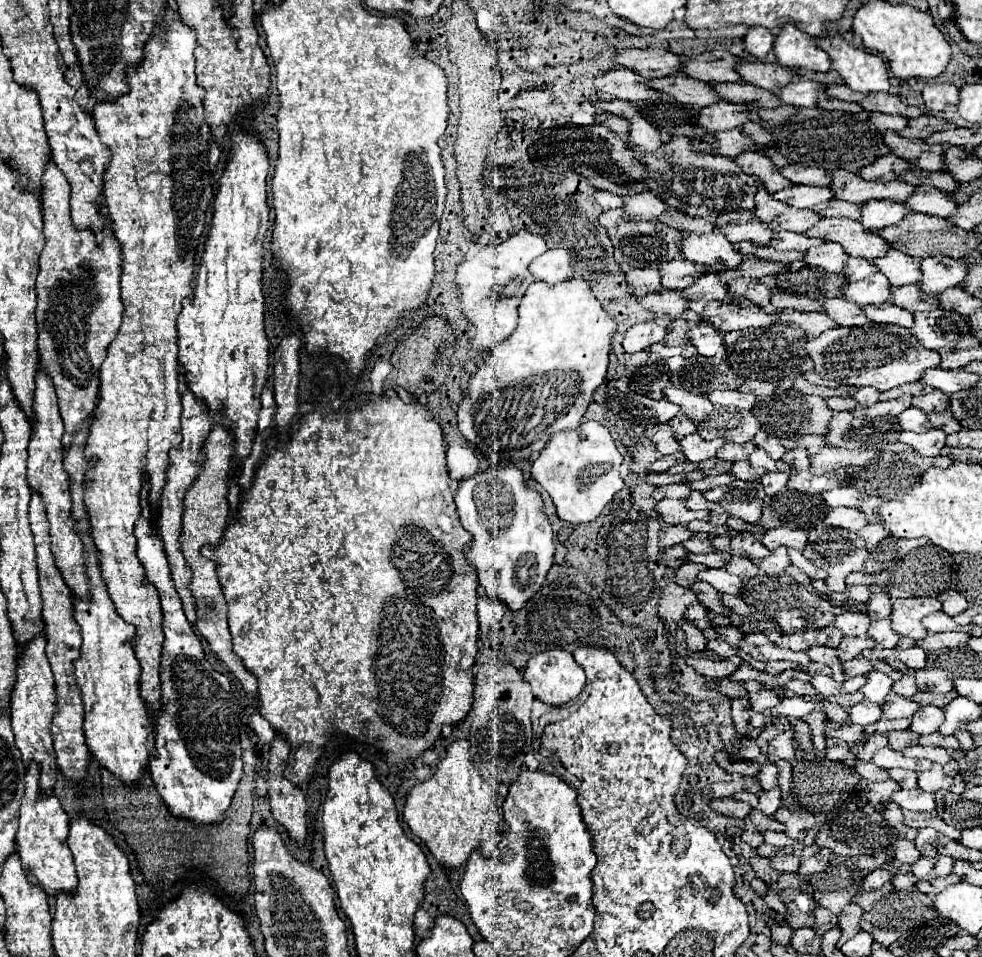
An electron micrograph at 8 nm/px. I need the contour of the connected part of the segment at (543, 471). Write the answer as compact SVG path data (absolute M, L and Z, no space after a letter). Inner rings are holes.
M587 421L575 431L555 433L551 437L549 445L533 461L531 479L549 493L561 521L571 525L591 523L623 489L621 475L613 473L621 467L621 461L623 455L617 451L611 433L607 429L593 429L593 421Z

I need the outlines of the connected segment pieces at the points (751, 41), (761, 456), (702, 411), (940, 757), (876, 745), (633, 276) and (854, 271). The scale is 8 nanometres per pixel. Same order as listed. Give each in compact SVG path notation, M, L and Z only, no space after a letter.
M753 27L749 29L743 43L751 55L755 55L757 59L765 59L773 51L775 35L771 35L771 31L765 27Z
M757 449L755 453L749 455L749 465L751 467L763 467L765 471L789 471L787 463L783 463L781 459L779 461L771 459L763 449Z
M667 387L665 399L671 401L671 403L675 401L681 407L681 411L695 423L701 423L713 411L713 405L711 405L709 399L705 399L703 395L695 395L691 391L685 391L685 389Z
M913 745L913 747L905 749L903 753L909 755L909 757L917 757L917 759L933 761L933 763L939 763L939 765L947 765L947 763L951 761L949 751L943 749L943 747L921 747L921 745Z
M875 733L875 735L867 735L863 741L851 745L851 751L855 753L857 759L861 759L861 761L871 761L873 753L875 753L877 749L885 747L885 745L887 745L887 735Z
M651 263L647 267L632 268L631 271L625 273L627 277L627 285L631 289L631 293L641 299L647 293L655 293L655 291L666 291L665 287L661 287L661 273L659 273L659 263Z
M849 257L847 259L847 265L841 269L841 275L847 277L847 281L857 281L857 279L863 279L871 273L875 273L877 269L865 261L865 259L855 259L855 257Z

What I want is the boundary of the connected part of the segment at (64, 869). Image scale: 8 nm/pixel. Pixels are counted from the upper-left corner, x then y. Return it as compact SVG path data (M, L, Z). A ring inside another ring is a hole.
M31 763L25 775L25 795L21 801L21 815L19 815L19 829L15 835L17 853L21 857L23 869L27 875L35 879L35 883L51 897L59 895L59 891L73 891L77 883L73 855L67 847L67 823L69 817L61 809L61 803L55 795L47 797L39 791L39 767Z

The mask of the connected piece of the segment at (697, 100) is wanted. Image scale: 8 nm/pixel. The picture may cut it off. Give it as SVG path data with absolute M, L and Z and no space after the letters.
M681 73L677 75L667 75L661 79L651 79L647 83L651 89L667 93L671 97L675 97L679 103L683 105L691 105L691 107L707 107L715 101L719 101L719 95L713 91L713 87L709 83L685 77Z

